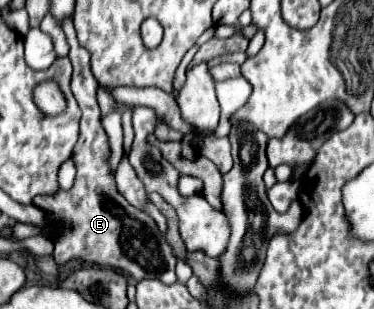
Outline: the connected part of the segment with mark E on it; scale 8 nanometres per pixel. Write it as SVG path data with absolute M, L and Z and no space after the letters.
M71 20L63 22L67 42L71 46L69 60L73 64L71 90L83 110L81 136L73 152L73 162L77 164L77 178L71 190L61 190L55 196L37 196L33 204L41 208L49 218L49 238L55 246L55 264L65 264L71 258L83 258L91 264L109 266L121 270L125 276L141 282L147 278L159 278L165 284L175 284L175 254L167 244L165 236L159 232L155 220L133 208L115 186L115 172L109 166L111 148L109 136L101 126L101 108L97 102L97 80L93 78L89 64L89 50L85 50L77 36Z

